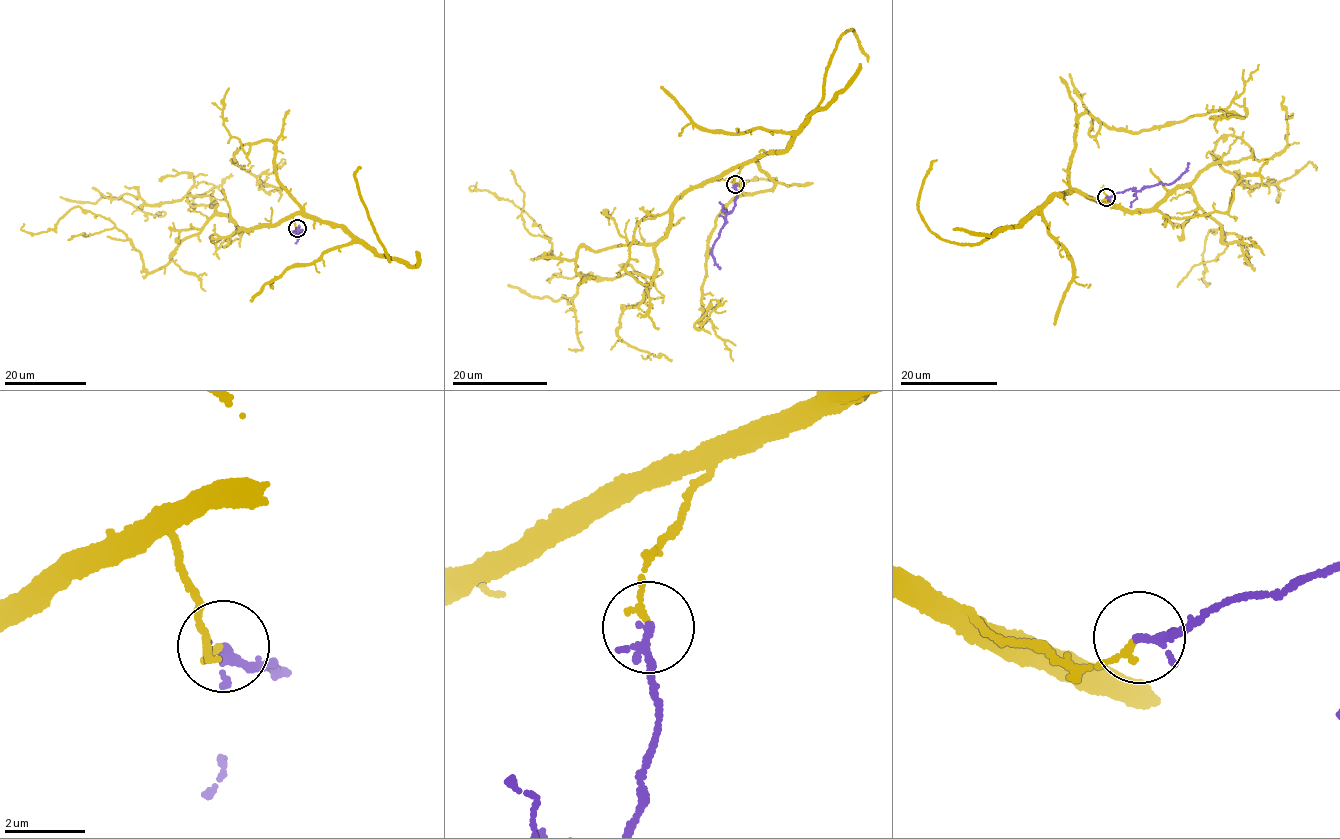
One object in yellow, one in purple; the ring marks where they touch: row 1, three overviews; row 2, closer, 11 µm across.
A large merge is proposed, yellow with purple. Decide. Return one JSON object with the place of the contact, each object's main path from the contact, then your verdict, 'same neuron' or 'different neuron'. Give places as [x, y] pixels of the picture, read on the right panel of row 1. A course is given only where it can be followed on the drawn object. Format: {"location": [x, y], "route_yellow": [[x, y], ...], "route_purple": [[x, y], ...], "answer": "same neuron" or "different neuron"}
{"location": [1106, 197], "route_yellow": [[1106, 198], [1085, 195], [1142, 213], [1191, 189], [1248, 260], [1235, 234], [1211, 229], [1209, 283], [1197, 279]], "route_purple": [[1106, 198], [1131, 189], [1138, 191], [1158, 184], [1170, 184], [1178, 179], [1189, 163]], "answer": "same neuron"}

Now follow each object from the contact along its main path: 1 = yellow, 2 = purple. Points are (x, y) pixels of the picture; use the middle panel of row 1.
1: (735, 184), (741, 165), (681, 193), (655, 243), (570, 259), (544, 257), (540, 227), (477, 181)
2: (735, 184), (735, 203), (711, 252), (719, 269)

